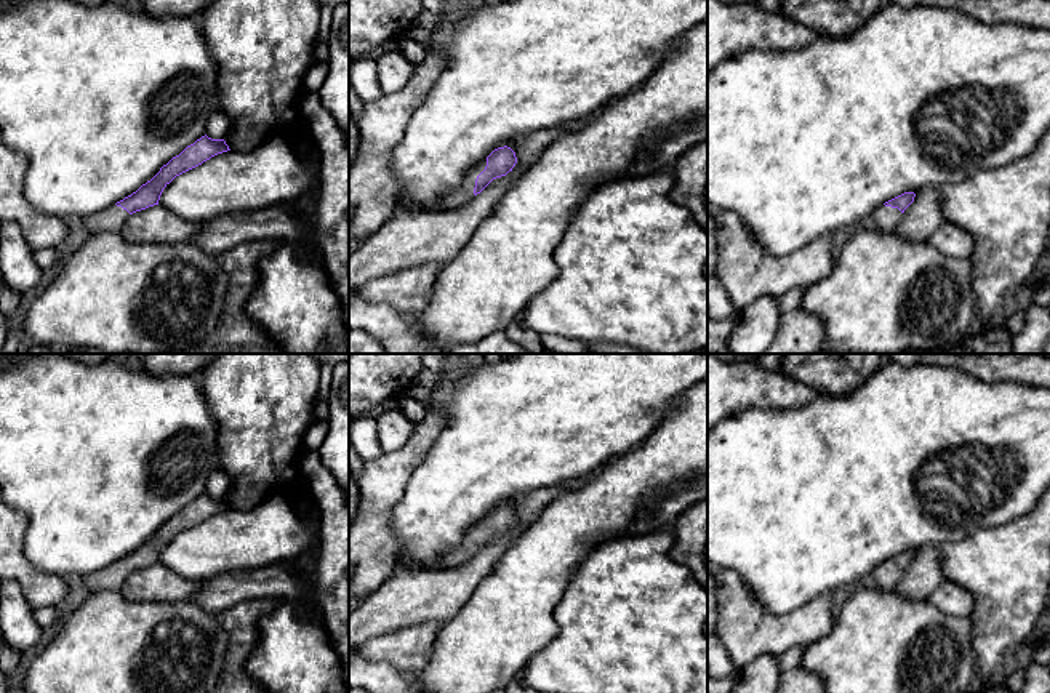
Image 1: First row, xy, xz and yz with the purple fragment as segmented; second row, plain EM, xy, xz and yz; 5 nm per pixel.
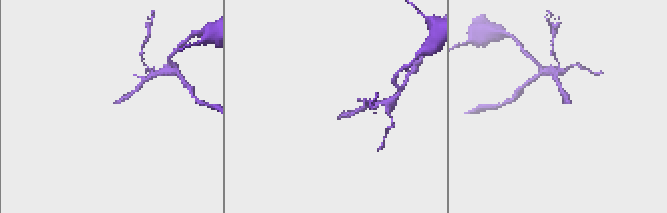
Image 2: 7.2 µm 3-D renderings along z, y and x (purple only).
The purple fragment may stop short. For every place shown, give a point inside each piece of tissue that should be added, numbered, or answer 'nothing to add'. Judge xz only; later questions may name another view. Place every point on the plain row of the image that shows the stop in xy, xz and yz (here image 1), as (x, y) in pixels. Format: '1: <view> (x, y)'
1: xz (464, 551)

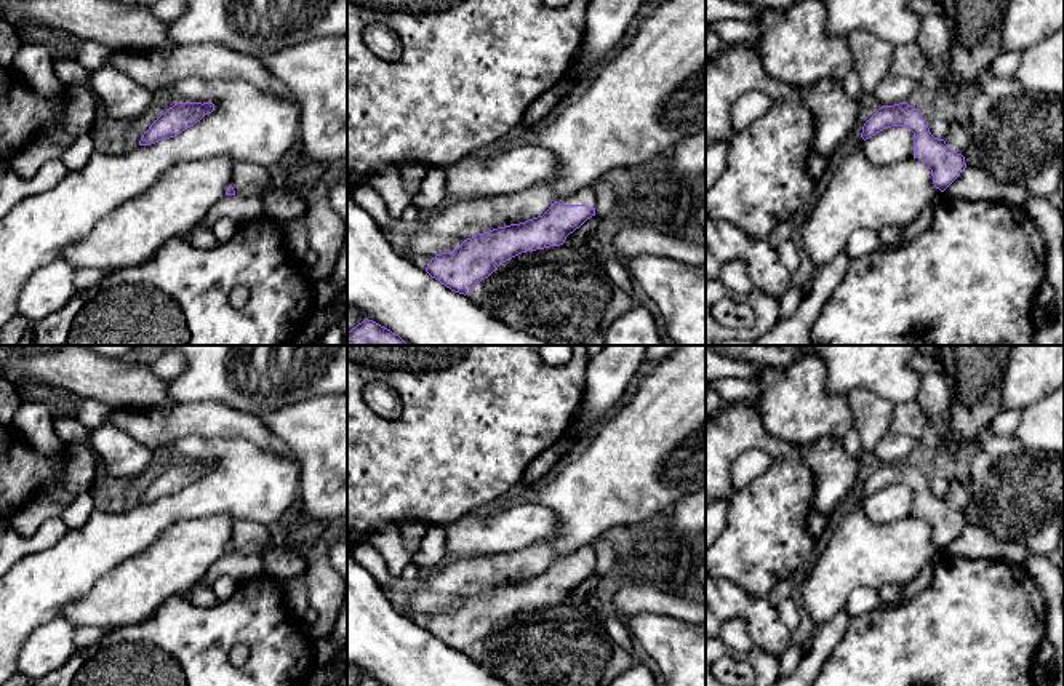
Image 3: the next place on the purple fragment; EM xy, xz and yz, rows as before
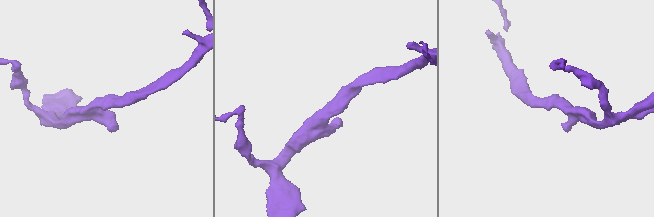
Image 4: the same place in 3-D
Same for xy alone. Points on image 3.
nothing to add

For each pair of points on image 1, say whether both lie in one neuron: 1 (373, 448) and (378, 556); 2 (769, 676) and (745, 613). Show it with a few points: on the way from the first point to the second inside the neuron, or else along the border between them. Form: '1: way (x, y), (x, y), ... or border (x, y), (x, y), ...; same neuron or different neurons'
1: border (383, 452), (365, 461); different neurons
2: border (777, 655), (759, 655), (738, 669); different neurons

